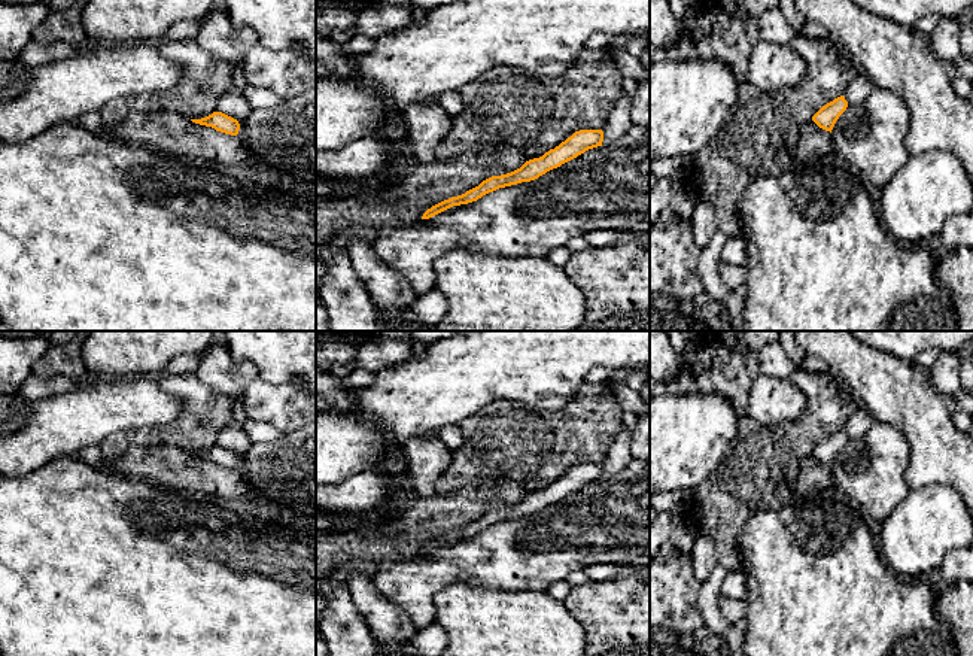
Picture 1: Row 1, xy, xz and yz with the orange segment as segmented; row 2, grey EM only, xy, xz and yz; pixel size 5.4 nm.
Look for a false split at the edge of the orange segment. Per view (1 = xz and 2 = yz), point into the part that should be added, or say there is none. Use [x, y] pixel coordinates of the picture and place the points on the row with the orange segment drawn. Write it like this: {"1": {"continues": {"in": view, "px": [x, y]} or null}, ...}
{"1": {"continues": {"in": "xz", "px": [401, 204]}}, "2": {"continues": {"in": "yz", "px": [812, 142]}}}

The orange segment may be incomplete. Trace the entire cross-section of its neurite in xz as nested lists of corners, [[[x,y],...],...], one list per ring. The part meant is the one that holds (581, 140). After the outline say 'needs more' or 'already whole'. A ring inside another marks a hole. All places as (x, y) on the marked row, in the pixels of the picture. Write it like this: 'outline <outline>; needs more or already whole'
outline [[[580,130],[545,154],[535,149],[466,151],[449,161],[417,164],[404,179],[378,192],[353,194],[335,201],[316,200],[316,261],[329,255],[331,247],[337,245],[337,236],[349,227],[407,227],[420,218],[429,219],[453,206],[477,201],[499,188],[535,180],[586,151],[602,146],[602,142],[602,130]]]; needs more

